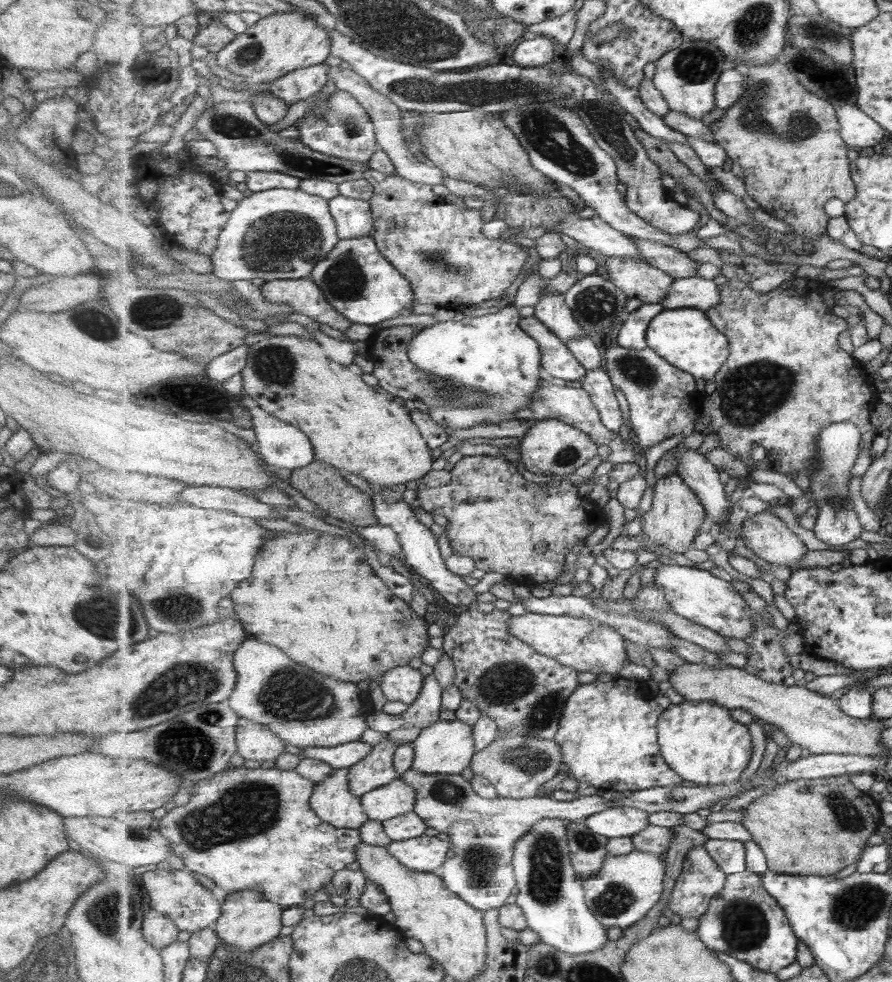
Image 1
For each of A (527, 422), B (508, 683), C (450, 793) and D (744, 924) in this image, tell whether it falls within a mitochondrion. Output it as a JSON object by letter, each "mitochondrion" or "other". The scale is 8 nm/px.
{"A":"other","B":"mitochondrion","C":"mitochondrion","D":"mitochondrion"}

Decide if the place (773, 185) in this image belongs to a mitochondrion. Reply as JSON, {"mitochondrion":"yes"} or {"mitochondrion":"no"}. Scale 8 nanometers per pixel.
{"mitochondrion":"no"}

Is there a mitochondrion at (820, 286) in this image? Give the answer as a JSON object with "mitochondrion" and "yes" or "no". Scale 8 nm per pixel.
{"mitochondrion":"no"}

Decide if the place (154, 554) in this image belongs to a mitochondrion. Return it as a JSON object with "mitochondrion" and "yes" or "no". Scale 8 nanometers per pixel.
{"mitochondrion":"no"}

